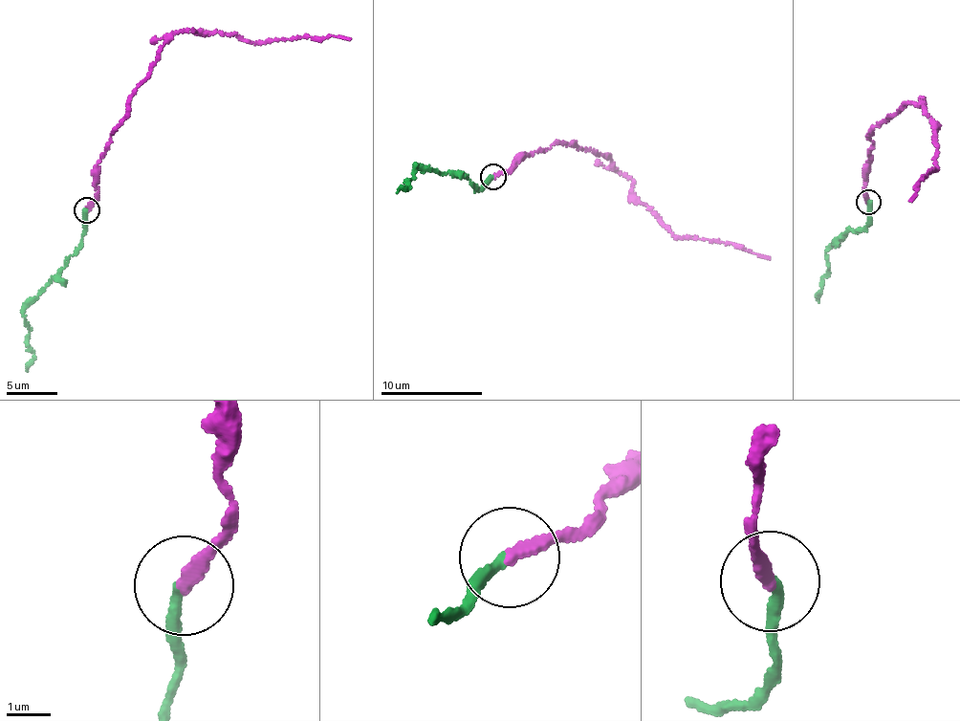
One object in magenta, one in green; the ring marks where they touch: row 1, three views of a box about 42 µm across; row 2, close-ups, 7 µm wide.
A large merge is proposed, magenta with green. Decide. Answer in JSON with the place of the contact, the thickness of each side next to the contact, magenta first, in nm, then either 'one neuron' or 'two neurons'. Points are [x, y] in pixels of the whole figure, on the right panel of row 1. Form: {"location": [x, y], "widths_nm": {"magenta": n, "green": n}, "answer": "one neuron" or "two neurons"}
{"location": [868, 202], "widths_nm": {"magenta": 300, "green": 240}, "answer": "one neuron"}

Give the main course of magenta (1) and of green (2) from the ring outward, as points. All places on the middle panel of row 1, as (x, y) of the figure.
1: (492, 176), (514, 168), (524, 152), (573, 142), (607, 157), (675, 235), (731, 243), (770, 259)
2: (492, 176), (481, 190), (466, 178), (417, 166), (408, 187), (397, 193)

